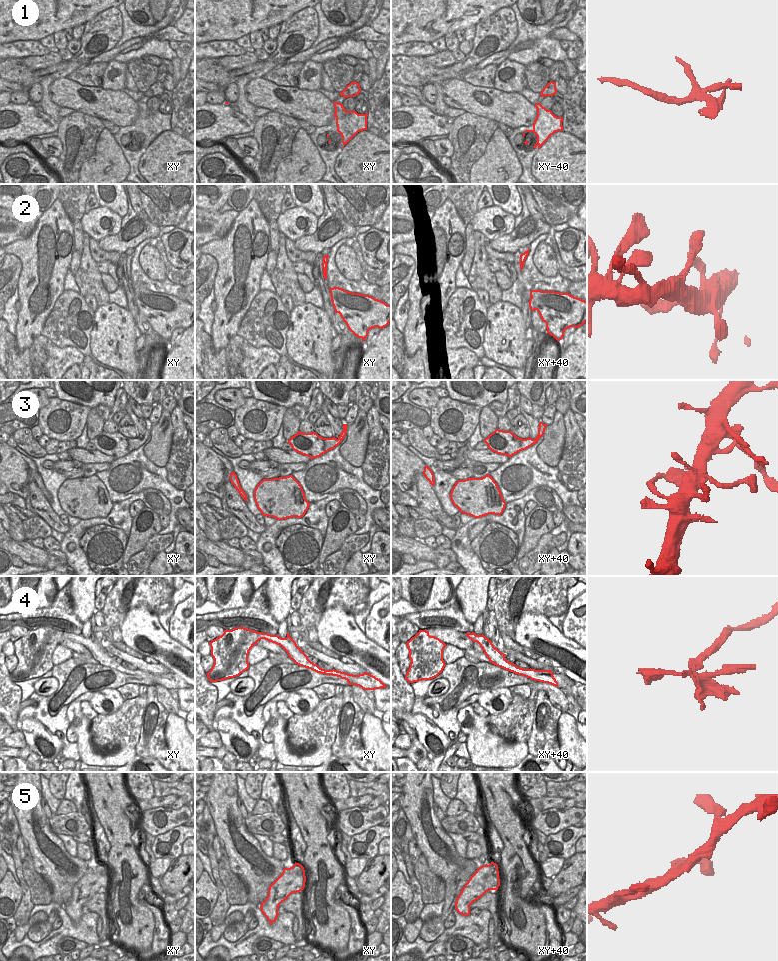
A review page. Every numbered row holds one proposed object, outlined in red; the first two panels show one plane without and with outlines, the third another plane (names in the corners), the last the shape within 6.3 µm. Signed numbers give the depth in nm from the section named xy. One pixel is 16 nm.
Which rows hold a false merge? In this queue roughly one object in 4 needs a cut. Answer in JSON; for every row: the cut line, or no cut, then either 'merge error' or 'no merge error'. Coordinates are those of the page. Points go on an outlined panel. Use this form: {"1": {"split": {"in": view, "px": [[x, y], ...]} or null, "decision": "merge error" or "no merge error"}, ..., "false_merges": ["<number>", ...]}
{"1": {"split": null, "decision": "no merge error"}, "2": {"split": null, "decision": "no merge error"}, "3": {"split": null, "decision": "no merge error"}, "4": {"split": {"in": "xy+40", "px": [[551, 672], [543, 672], [531, 679]]}, "decision": "merge error"}, "5": {"split": null, "decision": "no merge error"}, "false_merges": ["4"]}

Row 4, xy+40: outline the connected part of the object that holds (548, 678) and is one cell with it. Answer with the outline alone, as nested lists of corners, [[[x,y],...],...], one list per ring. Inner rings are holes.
[[[543,673],[540,676],[532,677],[531,680],[548,683],[558,687],[558,682],[556,681],[553,675],[554,675],[553,673]]]

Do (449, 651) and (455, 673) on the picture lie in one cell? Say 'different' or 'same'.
different

